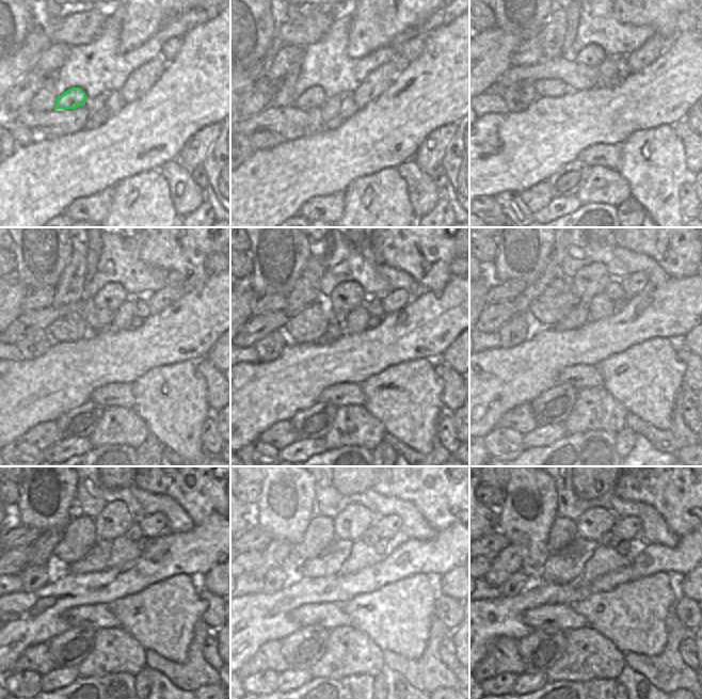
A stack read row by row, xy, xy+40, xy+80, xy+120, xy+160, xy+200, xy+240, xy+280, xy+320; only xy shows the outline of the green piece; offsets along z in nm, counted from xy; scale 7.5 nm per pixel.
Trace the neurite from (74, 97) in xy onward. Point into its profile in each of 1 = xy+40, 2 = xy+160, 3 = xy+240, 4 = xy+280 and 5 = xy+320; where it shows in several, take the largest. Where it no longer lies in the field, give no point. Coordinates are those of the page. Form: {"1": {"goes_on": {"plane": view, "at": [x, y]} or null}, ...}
{"1": {"goes_on": {"plane": "xy+40", "at": [314, 97]}}, "2": {"goes_on": {"plane": "xy+160", "at": [308, 324]}}, "3": {"goes_on": {"plane": "xy+240", "at": [81, 533]}}, "4": {"goes_on": {"plane": "xy+280", "at": [354, 520]}}, "5": {"goes_on": {"plane": "xy+320", "at": [593, 523]}}}

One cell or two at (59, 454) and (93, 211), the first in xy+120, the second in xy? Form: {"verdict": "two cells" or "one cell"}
{"verdict": "one cell"}

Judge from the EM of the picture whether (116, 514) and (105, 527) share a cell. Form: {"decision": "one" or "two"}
{"decision": "one"}

